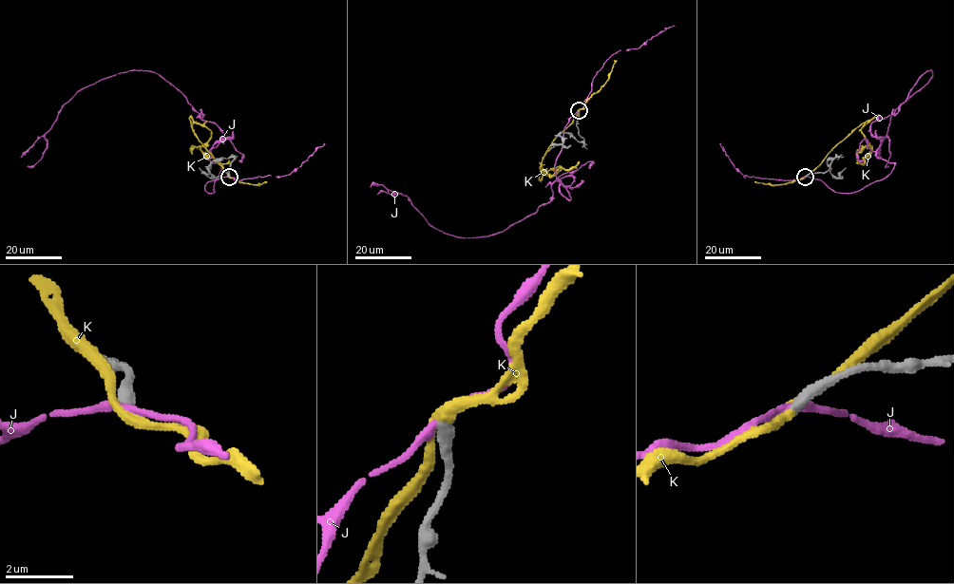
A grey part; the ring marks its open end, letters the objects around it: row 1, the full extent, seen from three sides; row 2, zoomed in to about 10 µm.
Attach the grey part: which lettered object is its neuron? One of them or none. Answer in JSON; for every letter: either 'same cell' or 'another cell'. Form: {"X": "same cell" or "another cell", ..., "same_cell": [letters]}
{"J": "another cell", "K": "same cell", "same_cell": ["K"]}

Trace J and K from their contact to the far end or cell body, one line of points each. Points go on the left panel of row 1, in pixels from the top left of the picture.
J: (228, 177), (204, 190), (220, 172), (209, 158), (223, 134), (144, 70), (81, 88), (28, 166)
K: (228, 176), (198, 140), (190, 117), (210, 131), (211, 138), (200, 150), (219, 163), (229, 160)

